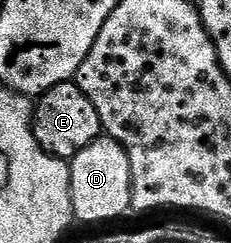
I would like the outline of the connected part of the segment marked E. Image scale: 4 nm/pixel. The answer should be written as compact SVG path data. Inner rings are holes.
M74 80L57 83L42 97L34 102L35 118L29 121L29 127L37 139L37 143L50 157L59 157L65 162L70 162L89 143L93 143L103 133L101 115L97 115L97 107L89 103L85 91Z

